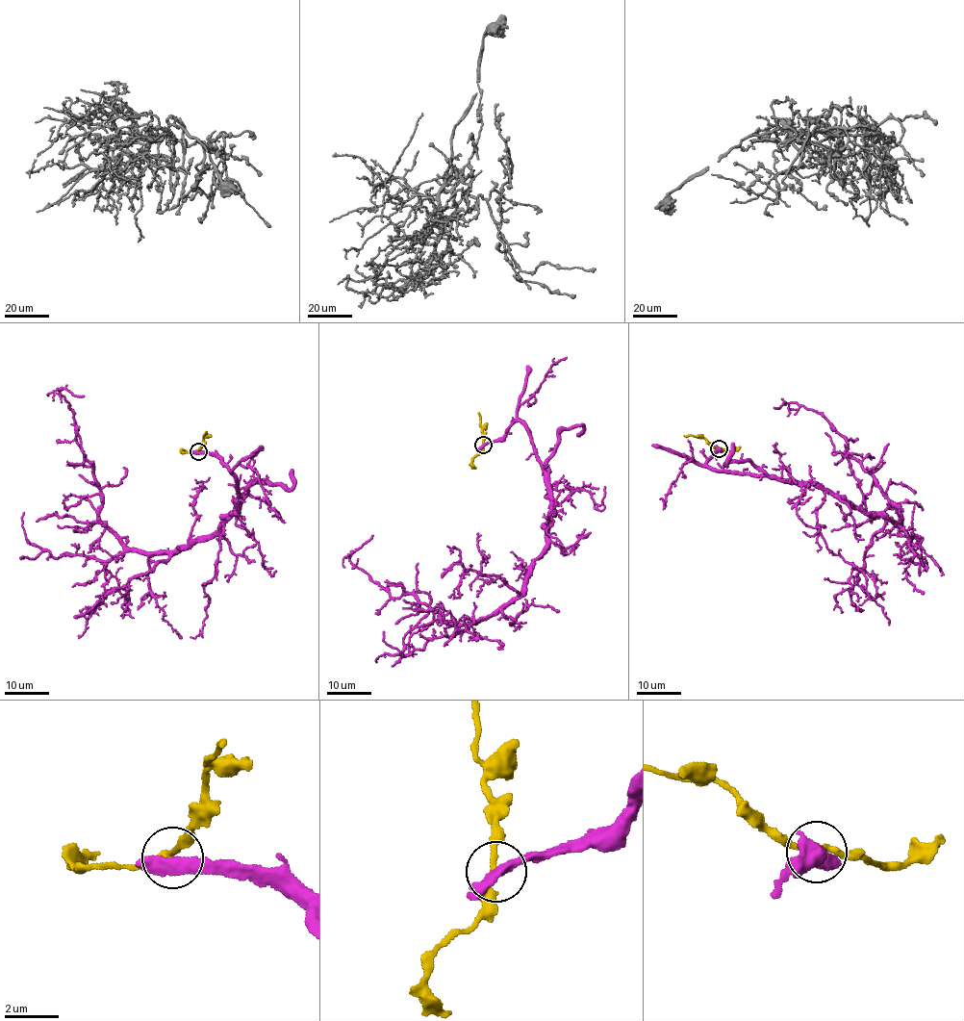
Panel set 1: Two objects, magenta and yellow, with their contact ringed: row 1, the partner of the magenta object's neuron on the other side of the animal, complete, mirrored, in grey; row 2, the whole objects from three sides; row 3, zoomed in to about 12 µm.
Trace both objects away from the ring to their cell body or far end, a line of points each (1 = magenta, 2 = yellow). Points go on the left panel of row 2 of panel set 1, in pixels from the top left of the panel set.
1: (197, 450), (230, 470), (236, 512), (181, 548), (125, 546), (98, 515), (101, 490), (57, 390), (84, 396)
2: (197, 450), (206, 431)

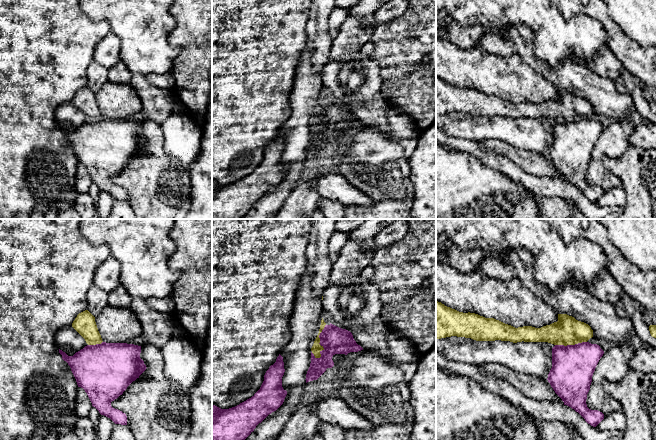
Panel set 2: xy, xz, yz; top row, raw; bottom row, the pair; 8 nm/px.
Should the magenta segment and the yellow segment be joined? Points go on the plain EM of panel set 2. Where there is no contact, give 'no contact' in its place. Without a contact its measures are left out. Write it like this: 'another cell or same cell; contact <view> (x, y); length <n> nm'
another cell; contact xz (319, 119); length 300 nm

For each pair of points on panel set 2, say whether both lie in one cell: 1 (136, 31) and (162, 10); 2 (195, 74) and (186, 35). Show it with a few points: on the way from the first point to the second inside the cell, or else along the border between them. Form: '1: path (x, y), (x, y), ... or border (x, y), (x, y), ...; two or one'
1: path (143, 24), (143, 21), (155, 10); one
2: path (195, 64), (195, 45); one

